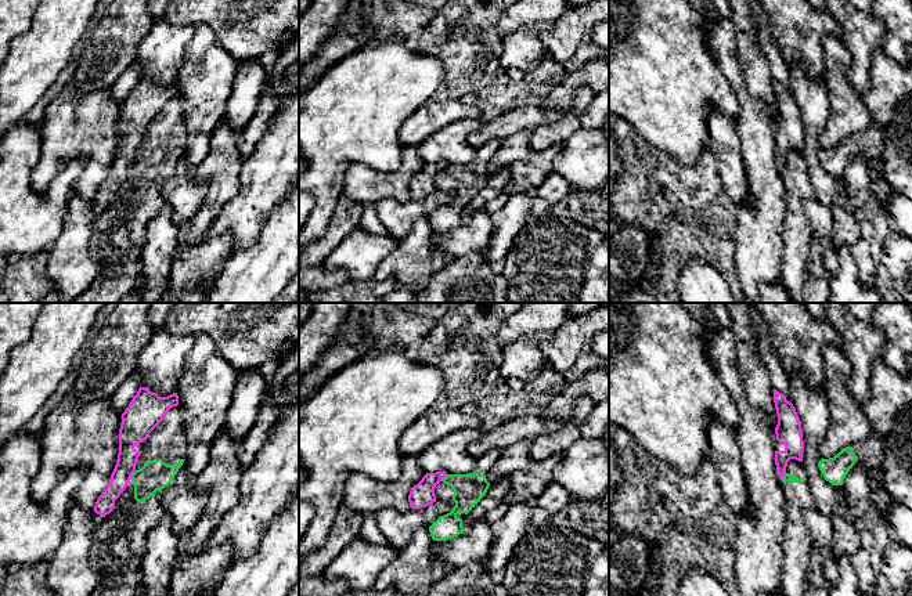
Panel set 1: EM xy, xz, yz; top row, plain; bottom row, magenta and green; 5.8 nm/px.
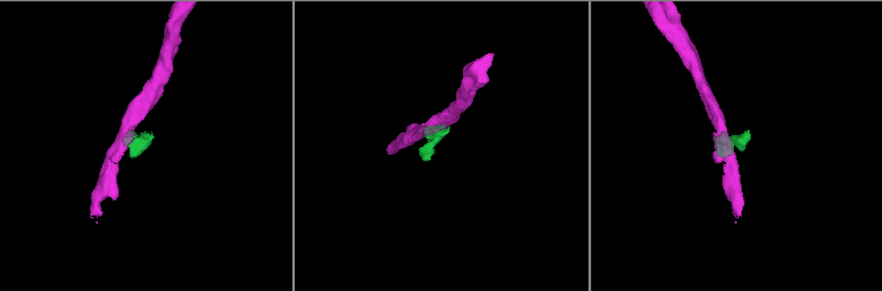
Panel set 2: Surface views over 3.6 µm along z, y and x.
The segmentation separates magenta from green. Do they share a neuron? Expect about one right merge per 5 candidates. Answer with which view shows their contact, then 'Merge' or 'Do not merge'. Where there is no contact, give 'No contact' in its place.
Touches magenta in xy. Do not merge

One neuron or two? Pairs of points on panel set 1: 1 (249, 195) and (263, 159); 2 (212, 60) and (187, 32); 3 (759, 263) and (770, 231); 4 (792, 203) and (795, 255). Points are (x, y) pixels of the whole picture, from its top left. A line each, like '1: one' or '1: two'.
1: one
2: two
3: one
4: one

